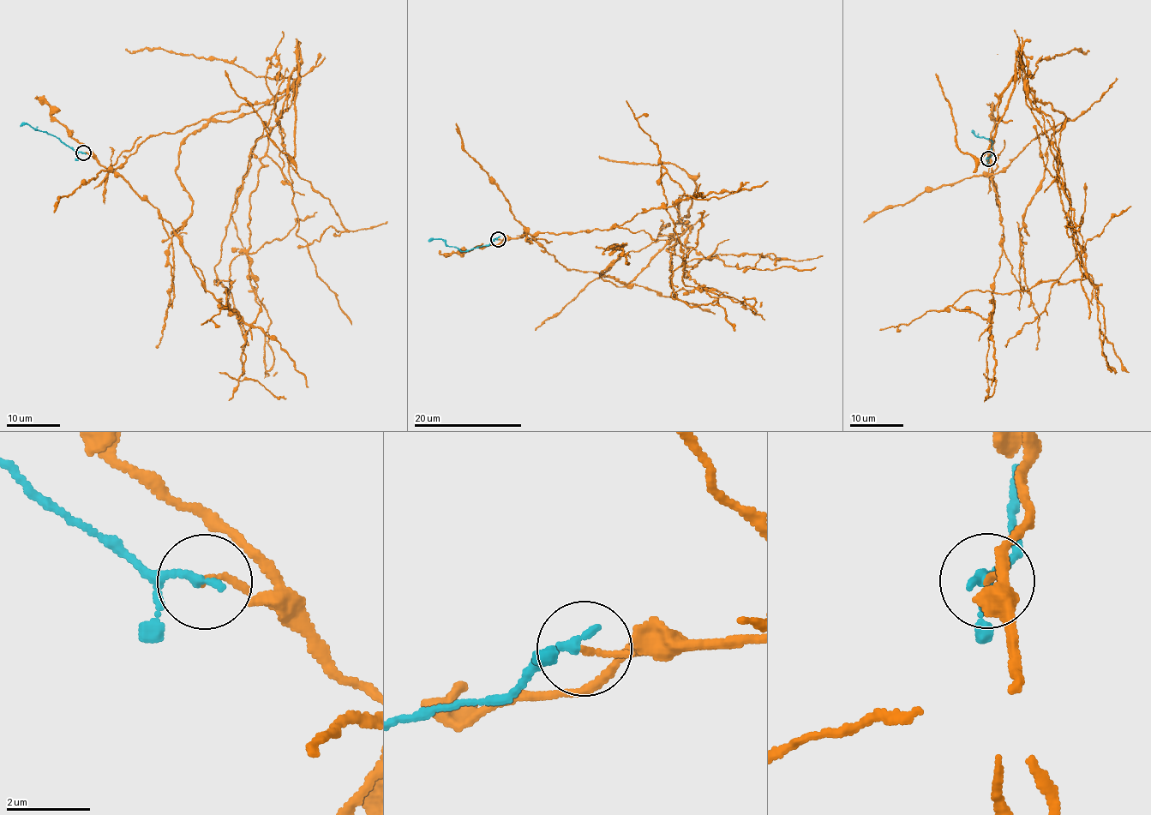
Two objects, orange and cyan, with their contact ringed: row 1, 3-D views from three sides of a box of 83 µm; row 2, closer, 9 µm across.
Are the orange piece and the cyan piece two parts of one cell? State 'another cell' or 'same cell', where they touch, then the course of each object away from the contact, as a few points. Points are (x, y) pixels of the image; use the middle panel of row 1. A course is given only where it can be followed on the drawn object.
another cell | (498, 239) | orange via (498, 239), (533, 237), (567, 268), (626, 287), (674, 239), (687, 249), (684, 277), (710, 296), (760, 307) | cyan via (497, 239), (464, 252), (448, 246), (440, 239), (428, 241)

